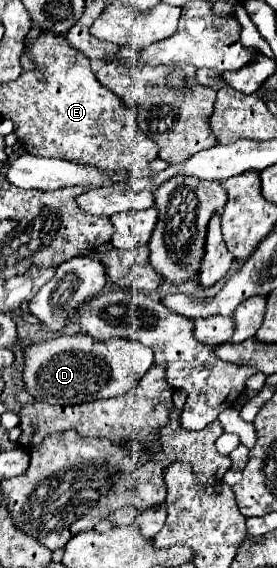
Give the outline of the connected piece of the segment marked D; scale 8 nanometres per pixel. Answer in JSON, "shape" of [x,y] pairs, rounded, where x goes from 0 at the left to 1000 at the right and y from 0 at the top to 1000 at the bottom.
{"shape":[[[314,590],[199,593],[134,607],[76,611],[90,629],[90,685],[184,713],[278,713],[343,702],[401,702],[473,688],[552,646],[552,618],[480,597],[336,600]]]}

